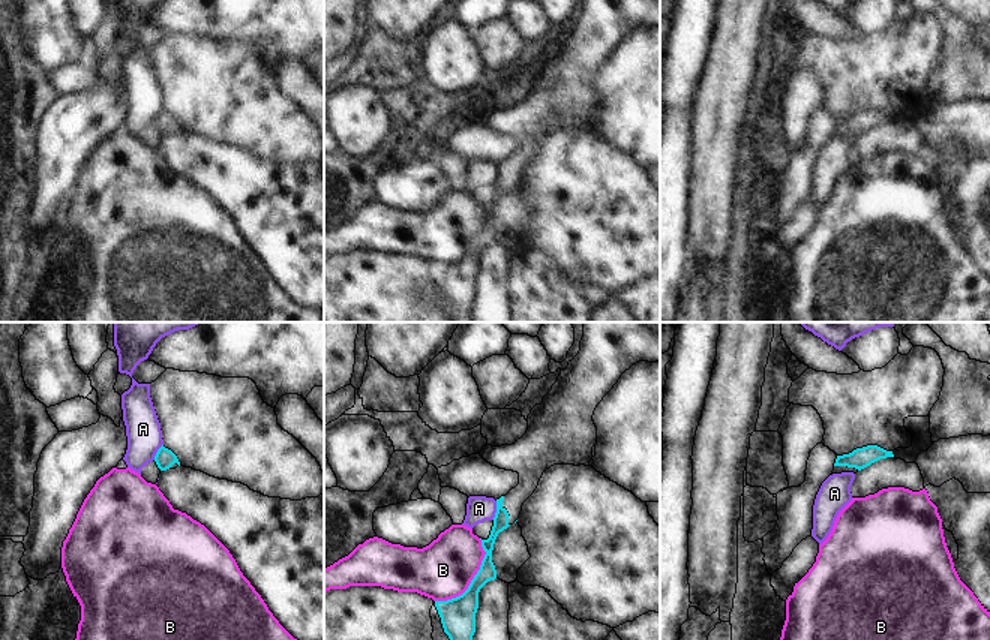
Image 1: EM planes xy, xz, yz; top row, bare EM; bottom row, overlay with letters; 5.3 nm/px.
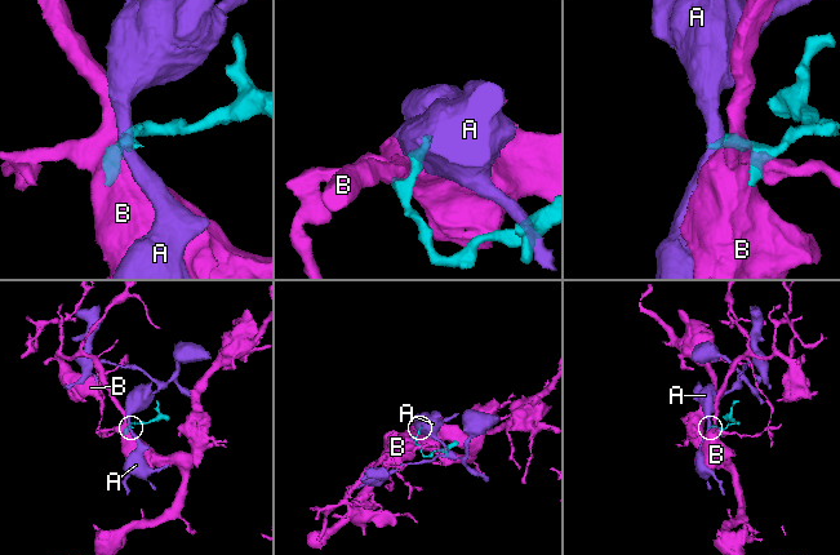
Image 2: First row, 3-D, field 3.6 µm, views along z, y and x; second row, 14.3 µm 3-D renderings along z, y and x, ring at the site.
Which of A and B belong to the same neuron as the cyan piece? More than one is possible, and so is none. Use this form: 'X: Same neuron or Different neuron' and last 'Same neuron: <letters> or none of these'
A: Different neuron
B: Different neuron
Same neuron: none of these.

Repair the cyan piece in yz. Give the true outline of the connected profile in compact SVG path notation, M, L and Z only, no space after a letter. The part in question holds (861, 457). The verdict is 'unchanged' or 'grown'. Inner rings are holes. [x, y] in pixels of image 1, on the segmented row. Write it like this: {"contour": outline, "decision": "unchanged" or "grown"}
{"contour": "M878 445L856 448L849 454L837 456L832 474L856 474L858 471L870 466L872 463L886 457L894 457L892 451L886 451Z", "decision": "grown"}

